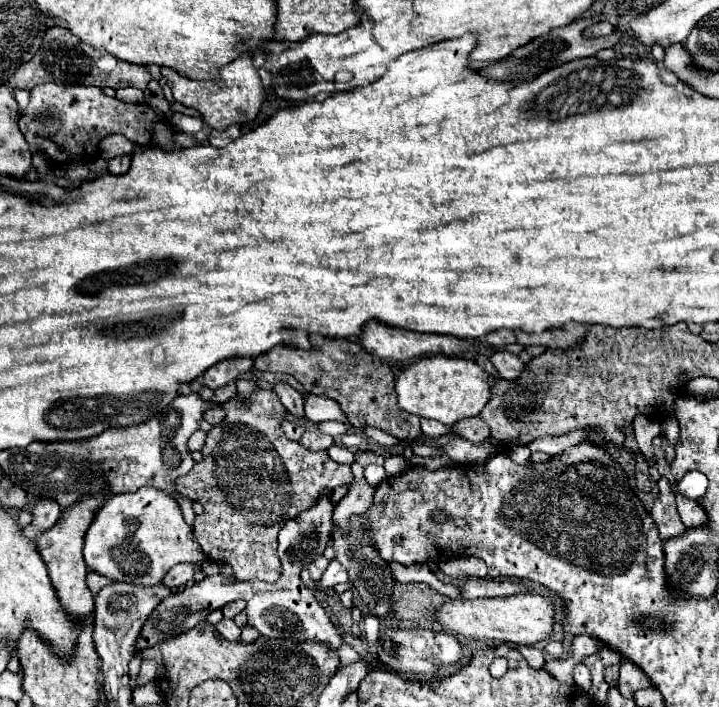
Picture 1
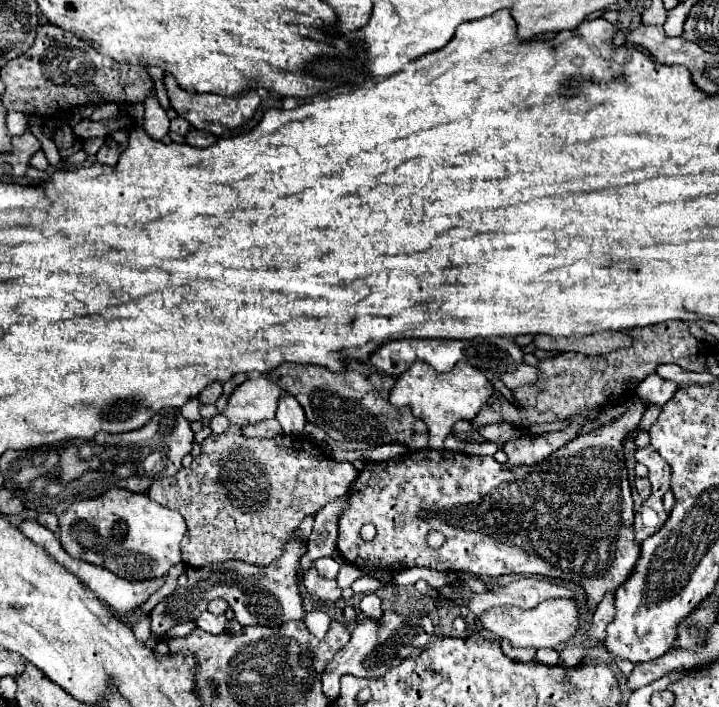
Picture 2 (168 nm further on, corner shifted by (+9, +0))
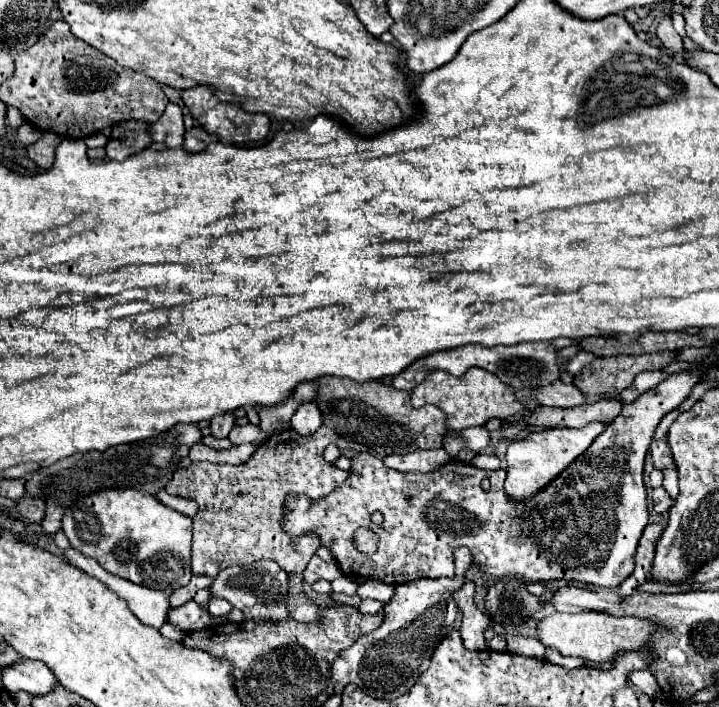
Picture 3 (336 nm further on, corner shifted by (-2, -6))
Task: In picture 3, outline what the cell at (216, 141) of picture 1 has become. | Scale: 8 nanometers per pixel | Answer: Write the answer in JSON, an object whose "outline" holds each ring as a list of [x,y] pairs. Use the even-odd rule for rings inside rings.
{"outline":[[[193,127],[193,129],[187,129],[183,135],[183,149],[197,153],[197,151],[203,151],[213,141],[219,141],[219,137],[203,131],[201,127]]]}

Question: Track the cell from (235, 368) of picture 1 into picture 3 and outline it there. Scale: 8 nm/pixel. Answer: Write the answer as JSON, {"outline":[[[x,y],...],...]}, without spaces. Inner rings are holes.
{"outline":[[[225,413],[225,415],[219,415],[219,417],[213,417],[211,419],[211,435],[215,439],[225,439],[229,435],[229,431],[233,429],[235,425],[235,417],[233,413]]]}

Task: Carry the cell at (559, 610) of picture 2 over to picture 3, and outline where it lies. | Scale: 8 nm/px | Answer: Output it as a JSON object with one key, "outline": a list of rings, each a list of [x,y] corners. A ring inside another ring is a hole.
{"outline":[[[595,611],[581,613],[555,613],[539,621],[537,637],[545,647],[555,647],[563,655],[581,657],[595,663],[613,663],[619,651],[639,651],[653,641],[657,625],[649,619],[637,617],[611,617]]]}

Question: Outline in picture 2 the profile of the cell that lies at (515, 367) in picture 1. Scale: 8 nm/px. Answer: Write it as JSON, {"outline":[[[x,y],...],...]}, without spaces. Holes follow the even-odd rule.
{"outline":[[[522,363],[522,365],[516,367],[516,371],[512,371],[512,373],[502,373],[500,379],[502,379],[502,383],[504,383],[508,389],[518,389],[518,387],[524,387],[524,385],[534,383],[534,381],[536,381],[536,375],[538,375],[536,367],[530,367],[530,365],[526,365],[526,363]]]}

